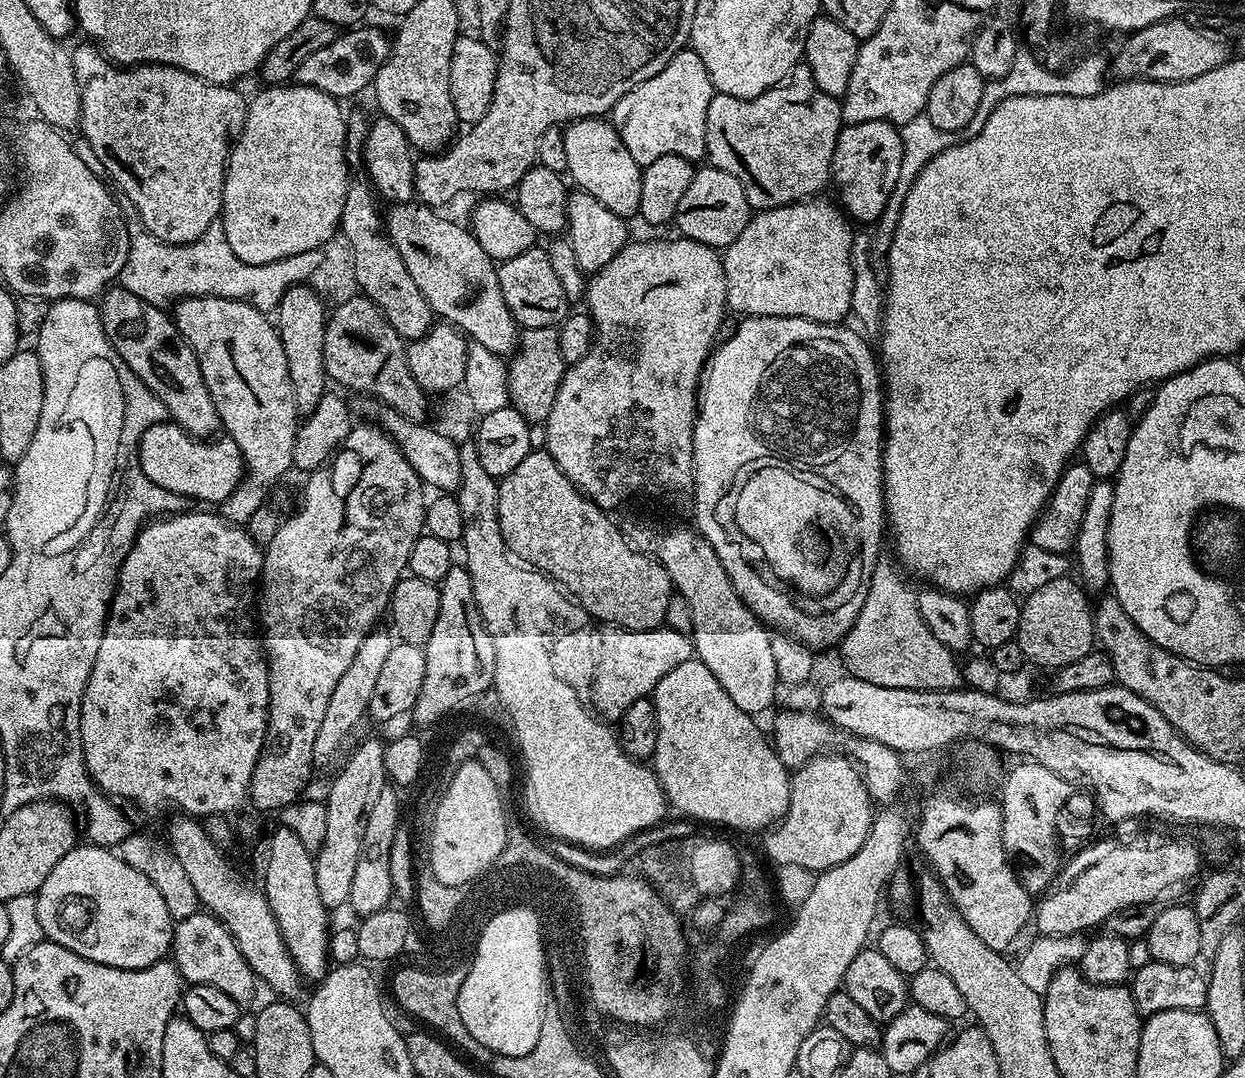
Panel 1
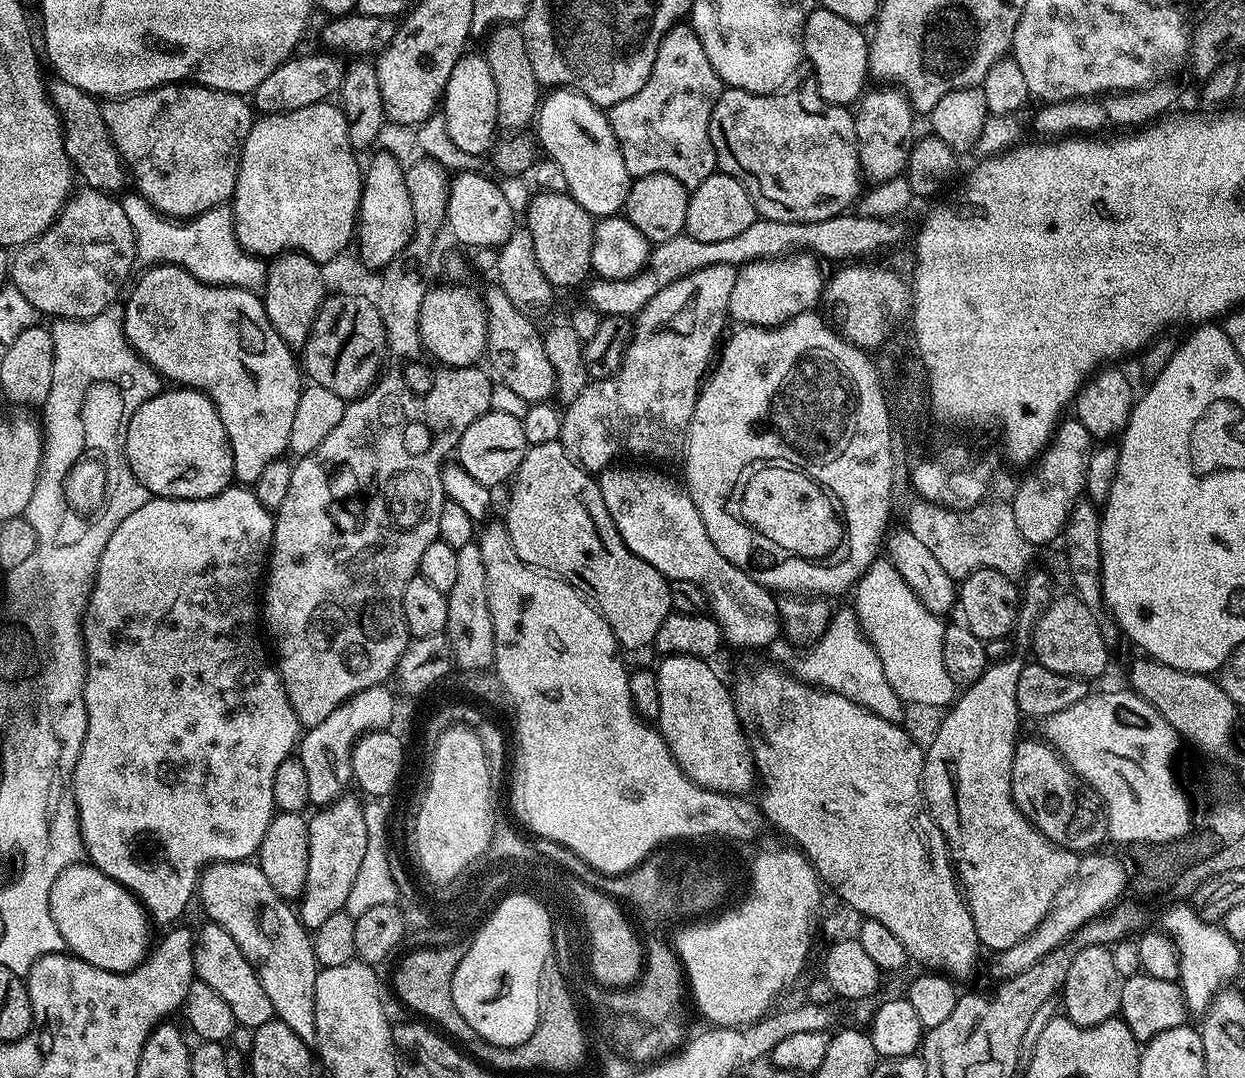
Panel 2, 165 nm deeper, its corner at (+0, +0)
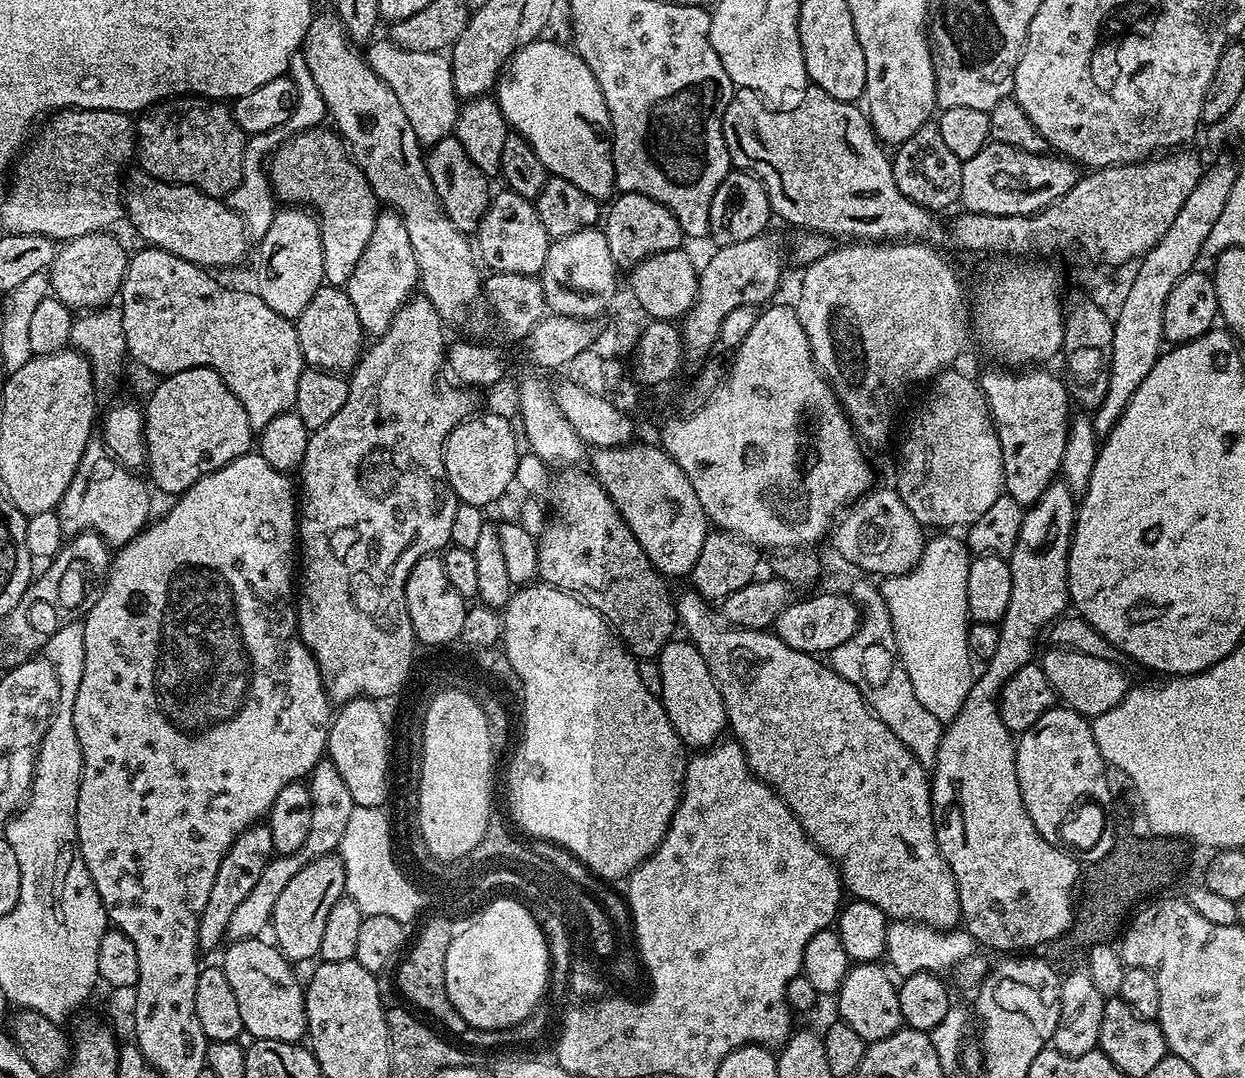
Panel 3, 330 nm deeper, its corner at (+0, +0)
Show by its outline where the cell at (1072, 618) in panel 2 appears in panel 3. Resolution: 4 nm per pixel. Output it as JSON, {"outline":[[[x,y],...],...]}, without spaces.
{"outline":[[[1049,647],[1042,659],[1042,667],[1050,686],[1067,707],[1089,718],[1114,710],[1128,693],[1130,681],[1115,668],[1112,660],[1090,658],[1090,654],[1076,652],[1072,648]]]}

